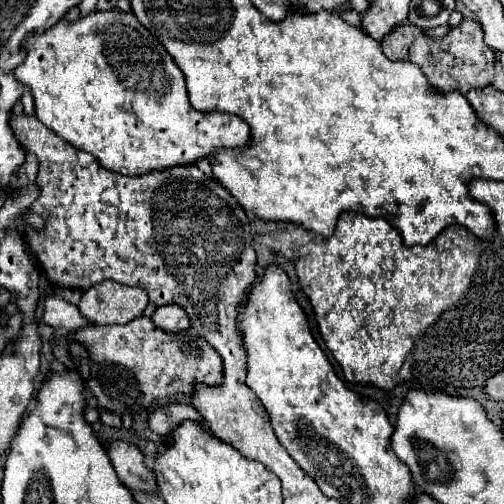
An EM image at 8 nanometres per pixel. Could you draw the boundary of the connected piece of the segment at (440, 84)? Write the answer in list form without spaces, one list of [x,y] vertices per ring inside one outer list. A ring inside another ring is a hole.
[[[464,18],[444,38],[430,38],[412,24],[400,24],[388,36],[384,36],[382,50],[390,60],[408,60],[418,64],[430,84],[440,92],[456,90],[466,94],[470,88],[488,86],[494,78],[496,52],[484,44],[484,32],[480,28],[480,22],[472,18]]]

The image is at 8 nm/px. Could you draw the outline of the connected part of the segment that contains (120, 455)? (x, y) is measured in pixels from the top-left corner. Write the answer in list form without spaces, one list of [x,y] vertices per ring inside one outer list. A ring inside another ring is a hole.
[[[112,440],[106,452],[120,482],[126,488],[142,492],[158,492],[154,472],[144,464],[144,456],[134,444],[128,444],[124,440]]]

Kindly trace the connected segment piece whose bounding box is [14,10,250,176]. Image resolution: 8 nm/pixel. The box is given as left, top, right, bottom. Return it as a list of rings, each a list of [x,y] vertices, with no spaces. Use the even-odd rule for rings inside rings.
[[[94,10],[90,16],[68,22],[68,20],[60,20],[58,24],[54,24],[48,32],[36,34],[36,36],[28,36],[28,40],[24,40],[24,52],[26,58],[24,62],[14,70],[16,80],[20,80],[22,84],[26,84],[32,90],[34,96],[34,108],[36,108],[36,116],[50,128],[54,130],[60,138],[68,140],[70,144],[74,144],[76,148],[90,152],[92,156],[96,156],[100,160],[100,164],[108,170],[116,170],[122,174],[144,174],[150,170],[162,170],[168,166],[176,166],[176,164],[194,164],[198,158],[206,158],[210,156],[216,148],[240,148],[248,144],[250,138],[250,130],[248,124],[236,116],[236,114],[226,114],[226,112],[198,112],[190,106],[188,102],[188,94],[186,94],[186,86],[184,86],[184,74],[180,72],[180,68],[174,64],[172,56],[166,52],[166,48],[154,38],[154,44],[150,44],[150,32],[136,20],[136,16],[132,12],[122,12],[122,10]]]

